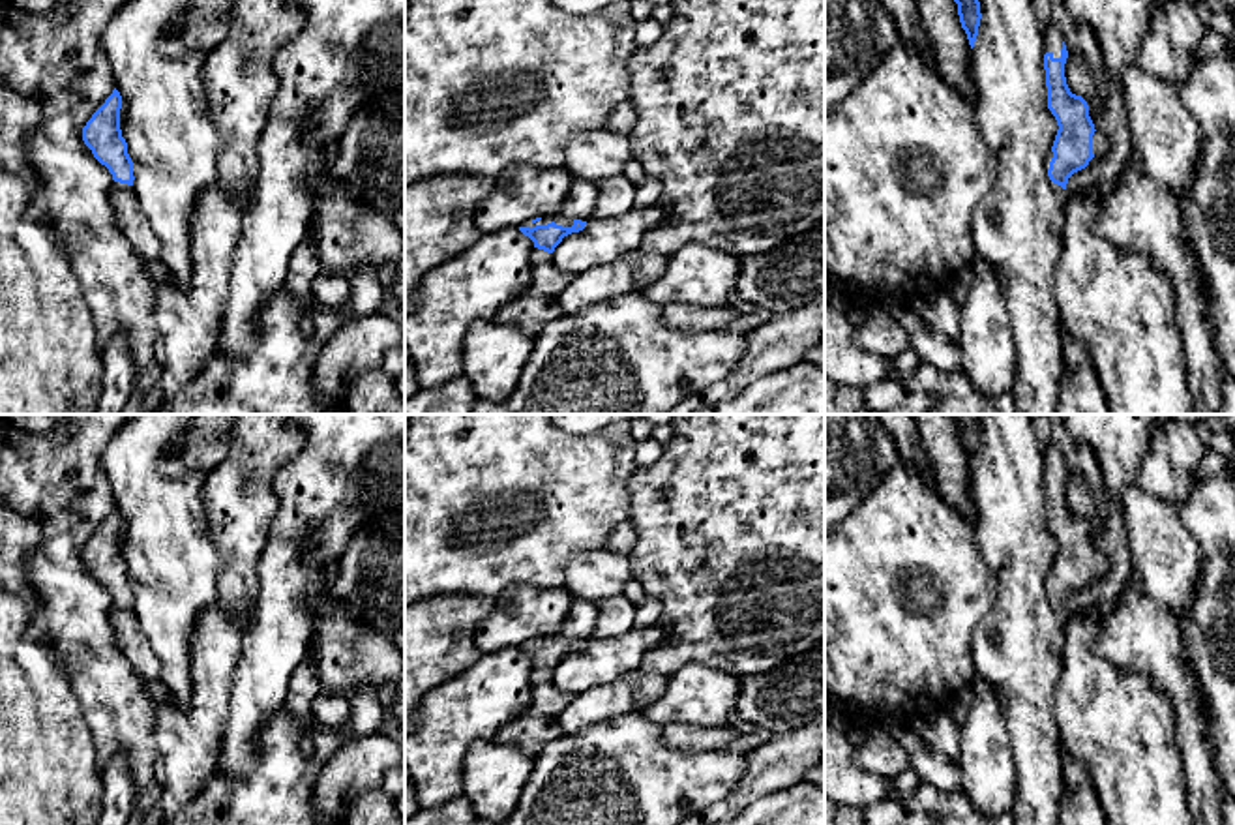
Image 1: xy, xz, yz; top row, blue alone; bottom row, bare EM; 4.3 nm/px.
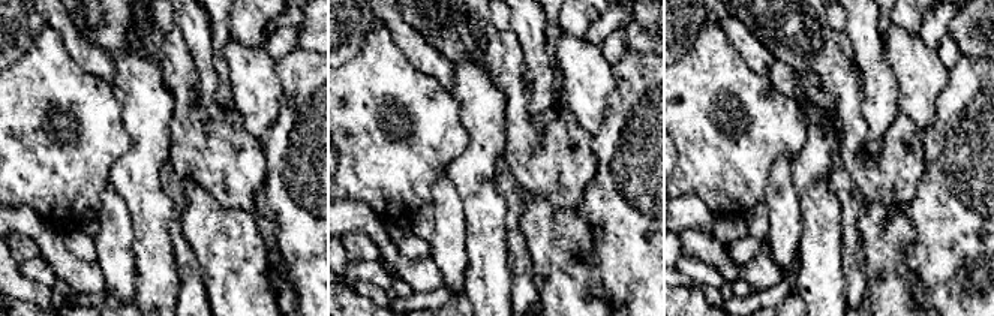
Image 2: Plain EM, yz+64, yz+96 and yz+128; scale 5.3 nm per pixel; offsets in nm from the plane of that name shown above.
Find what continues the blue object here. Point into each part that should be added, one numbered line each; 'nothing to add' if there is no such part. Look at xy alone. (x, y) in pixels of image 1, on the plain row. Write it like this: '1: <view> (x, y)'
1: xy (130, 640)

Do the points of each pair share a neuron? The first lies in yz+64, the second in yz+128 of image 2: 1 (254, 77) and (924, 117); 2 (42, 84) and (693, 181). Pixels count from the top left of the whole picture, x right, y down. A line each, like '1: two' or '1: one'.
1: one
2: one

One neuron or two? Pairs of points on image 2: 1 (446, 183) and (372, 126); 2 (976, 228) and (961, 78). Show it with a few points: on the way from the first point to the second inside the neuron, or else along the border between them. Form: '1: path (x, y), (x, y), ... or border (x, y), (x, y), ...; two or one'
1: border (447, 162), (434, 187), (431, 204); two
2: path (976, 190), (975, 116); one

